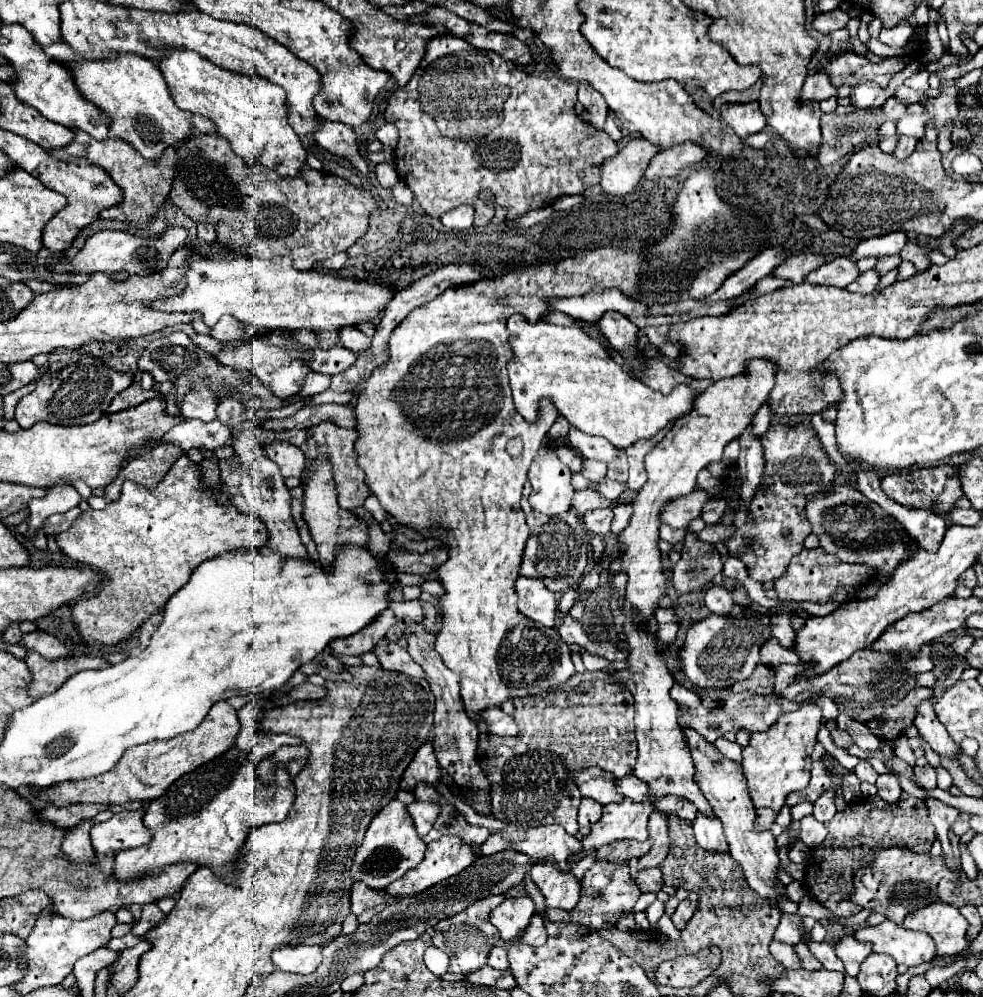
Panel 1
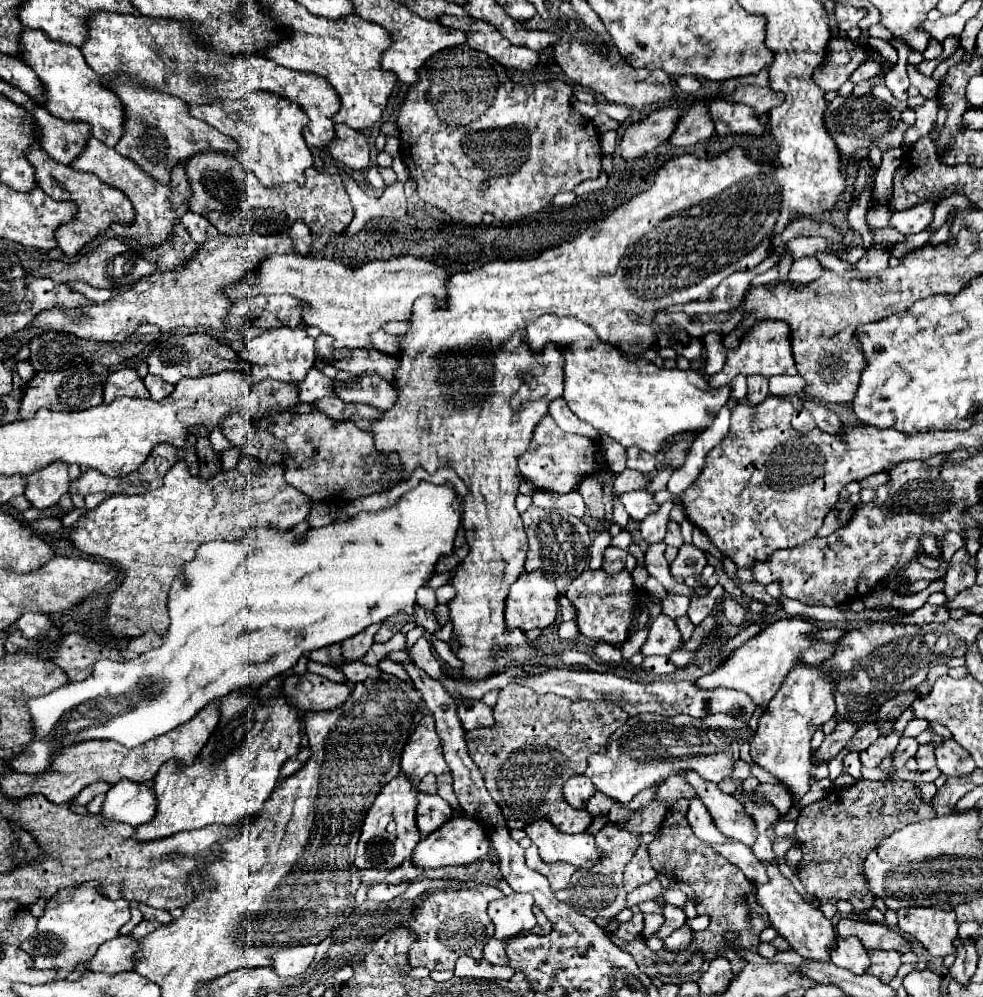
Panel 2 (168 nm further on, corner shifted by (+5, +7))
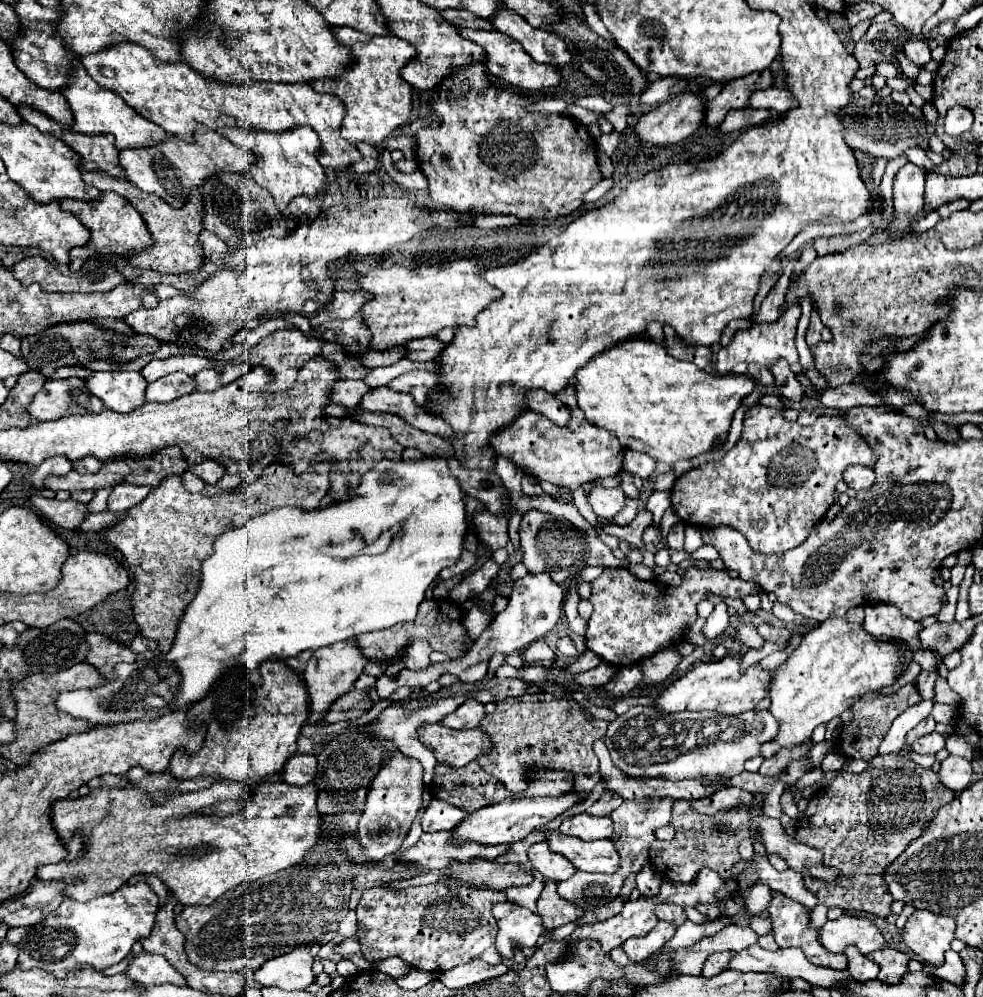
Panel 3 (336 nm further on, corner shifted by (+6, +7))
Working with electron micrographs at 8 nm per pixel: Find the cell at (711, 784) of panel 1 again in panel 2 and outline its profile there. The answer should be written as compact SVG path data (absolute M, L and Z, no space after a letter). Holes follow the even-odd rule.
M763 861L769 881L761 887L757 887L757 903L767 911L771 925L779 931L783 939L789 941L789 945L795 949L805 959L815 959L815 961L829 961L829 949L835 943L835 931L829 919L823 917L823 913L809 903L801 899L801 895L795 891L793 883L781 875L779 867L773 861Z

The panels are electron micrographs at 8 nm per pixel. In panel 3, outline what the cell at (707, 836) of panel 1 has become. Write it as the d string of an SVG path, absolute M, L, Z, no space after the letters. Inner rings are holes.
M752 857L752 865L746 869L746 873L756 871L760 875L758 883L764 883L772 887L774 891L780 891L782 895L788 895L788 899L796 899L796 903L808 907L812 911L818 905L818 899L814 893L810 893L804 885L804 877L792 869L776 871L766 857Z

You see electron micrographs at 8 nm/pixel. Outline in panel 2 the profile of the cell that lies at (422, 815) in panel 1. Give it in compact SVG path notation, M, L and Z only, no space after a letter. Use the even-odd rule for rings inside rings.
M425 793L417 795L417 827L423 837L441 827L451 815L453 809L439 795L425 795Z

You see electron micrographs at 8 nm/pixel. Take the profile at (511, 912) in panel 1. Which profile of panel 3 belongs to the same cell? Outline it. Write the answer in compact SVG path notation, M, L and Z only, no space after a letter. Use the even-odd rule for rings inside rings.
M496 903L492 913L500 927L496 937L496 949L506 959L514 959L516 949L534 947L544 931L542 919L534 915L530 909L520 907L516 903Z

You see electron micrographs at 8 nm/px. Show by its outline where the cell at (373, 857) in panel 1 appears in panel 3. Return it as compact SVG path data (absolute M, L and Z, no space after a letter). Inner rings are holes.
M396 751L384 761L384 767L380 767L376 779L372 779L368 787L366 807L358 821L358 837L368 859L382 861L386 855L396 853L400 849L402 839L410 831L416 813L422 807L422 791L422 765L416 759Z

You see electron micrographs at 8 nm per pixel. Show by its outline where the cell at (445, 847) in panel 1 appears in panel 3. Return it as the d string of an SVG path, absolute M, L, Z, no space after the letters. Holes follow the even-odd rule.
M574 789L568 791L568 795L560 795L560 797L544 797L544 799L536 799L536 797L524 797L524 799L504 799L500 803L482 807L474 813L470 813L456 829L454 835L458 841L478 841L482 845L500 845L500 843L516 843L522 841L526 835L530 835L534 829L546 825L548 821L552 821L554 817L562 815L564 811L568 811L570 807L582 803L588 795L580 795Z

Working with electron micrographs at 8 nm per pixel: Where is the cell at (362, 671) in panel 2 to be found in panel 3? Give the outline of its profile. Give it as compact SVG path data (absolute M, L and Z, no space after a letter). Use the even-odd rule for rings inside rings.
M540 573L540 575L526 575L522 579L518 579L514 583L514 589L512 589L512 595L510 595L510 601L506 605L504 611L500 611L492 623L488 625L488 629L476 639L476 643L472 645L472 649L460 657L460 659L452 659L452 661L446 661L446 663L438 663L438 665L430 665L426 667L424 671L408 671L408 669L402 669L400 673L396 675L380 675L378 677L378 695L380 697L388 697L396 687L400 685L408 685L408 687L414 687L414 685L428 685L432 681L438 681L440 675L444 673L450 673L450 675L456 675L460 681L464 683L476 683L480 681L484 675L486 675L486 669L488 669L488 661L494 653L514 653L514 651L520 651L524 647L528 647L530 643L542 639L560 619L560 611L562 611L562 599L564 599L564 589L552 581L552 577L548 573Z

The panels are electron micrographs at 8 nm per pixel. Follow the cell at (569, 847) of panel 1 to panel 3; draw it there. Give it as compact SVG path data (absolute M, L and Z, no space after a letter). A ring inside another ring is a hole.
M554 831L548 835L548 845L552 847L552 851L562 853L568 861L572 861L580 871L614 873L620 867L620 855L610 839L582 841Z

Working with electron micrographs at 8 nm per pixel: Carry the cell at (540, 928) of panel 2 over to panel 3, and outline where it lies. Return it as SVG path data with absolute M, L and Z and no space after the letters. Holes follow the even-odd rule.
M546 881L544 891L536 905L538 905L540 917L544 919L546 929L562 927L562 925L572 923L584 915L584 911L580 911L580 907L576 907L574 903L566 903L566 899L562 899L558 895L556 883L552 883L552 881Z

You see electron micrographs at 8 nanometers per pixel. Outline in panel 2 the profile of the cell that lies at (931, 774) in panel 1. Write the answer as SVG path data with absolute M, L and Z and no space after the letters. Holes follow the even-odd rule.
M927 743L927 745L919 745L919 751L915 755L917 759L917 767L919 771L929 771L931 767L935 767L935 753L933 753L933 747Z

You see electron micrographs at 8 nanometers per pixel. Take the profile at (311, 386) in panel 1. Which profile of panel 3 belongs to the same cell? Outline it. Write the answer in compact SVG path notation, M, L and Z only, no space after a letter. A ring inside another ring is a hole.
M402 359L390 367L376 367L376 369L370 369L368 377L364 379L366 385L370 387L380 387L380 385L388 385L392 379L404 375L404 373L410 373L414 369L424 369L424 371L440 371L440 363L436 361L428 361L428 363L416 363L416 361L410 361L410 359Z

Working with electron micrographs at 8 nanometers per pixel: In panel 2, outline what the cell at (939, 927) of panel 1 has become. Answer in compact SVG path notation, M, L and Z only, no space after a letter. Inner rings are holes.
M911 907L897 911L897 929L913 935L933 957L945 957L955 951L953 939L957 937L957 921L953 911L939 907Z

